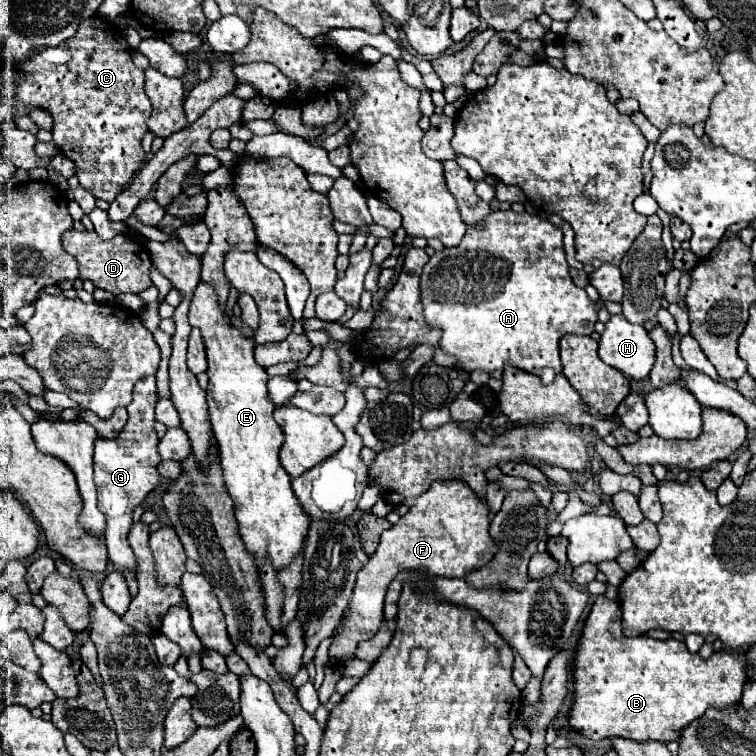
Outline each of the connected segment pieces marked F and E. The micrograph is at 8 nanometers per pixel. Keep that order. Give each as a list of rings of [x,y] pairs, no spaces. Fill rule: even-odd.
[[[435,481],[413,507],[387,531],[381,533],[377,551],[357,573],[349,613],[341,621],[341,631],[329,647],[329,657],[353,657],[359,641],[375,635],[383,621],[383,599],[387,585],[401,571],[421,571],[433,577],[463,579],[475,567],[489,563],[497,553],[497,545],[489,535],[489,505],[463,481]]]
[[[199,281],[191,300],[188,320],[192,327],[207,331],[203,333],[203,343],[209,361],[209,419],[219,445],[225,487],[235,503],[239,535],[253,553],[257,569],[265,563],[265,559],[271,559],[273,567],[279,571],[287,567],[295,555],[299,555],[309,529],[309,517],[303,507],[299,507],[299,501],[291,491],[291,477],[279,463],[283,431],[273,419],[275,405],[271,403],[267,391],[269,375],[253,359],[253,337],[243,335],[231,325],[231,319],[219,305],[213,285]]]

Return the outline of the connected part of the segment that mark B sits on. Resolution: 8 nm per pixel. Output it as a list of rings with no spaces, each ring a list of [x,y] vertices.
[[[599,595],[593,603],[593,609],[585,621],[581,639],[577,643],[575,661],[573,661],[573,707],[569,711],[569,725],[577,733],[589,739],[611,739],[623,737],[631,741],[677,741],[679,731],[689,725],[693,719],[699,719],[707,707],[729,707],[739,703],[743,685],[747,681],[743,671],[743,659],[727,653],[713,653],[709,659],[703,659],[699,653],[689,653],[685,643],[677,639],[657,641],[647,635],[625,637],[621,633],[621,607],[617,601]]]

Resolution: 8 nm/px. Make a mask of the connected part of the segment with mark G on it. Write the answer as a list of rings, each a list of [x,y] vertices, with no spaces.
[[[145,375],[135,383],[133,389],[133,401],[129,403],[129,421],[125,429],[115,439],[95,439],[95,485],[97,485],[97,501],[99,509],[105,515],[107,529],[107,549],[109,549],[109,561],[113,563],[113,569],[133,571],[137,569],[137,559],[133,555],[133,549],[129,547],[127,533],[133,525],[133,509],[159,485],[161,475],[157,471],[157,465],[161,463],[161,457],[157,453],[157,433],[155,433],[155,405],[157,405],[157,387],[155,387],[155,375]]]

